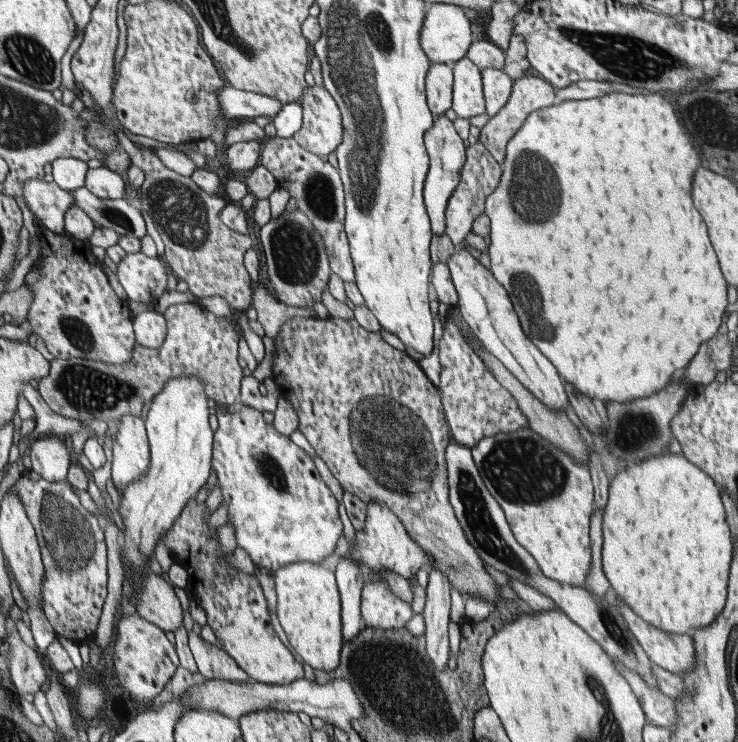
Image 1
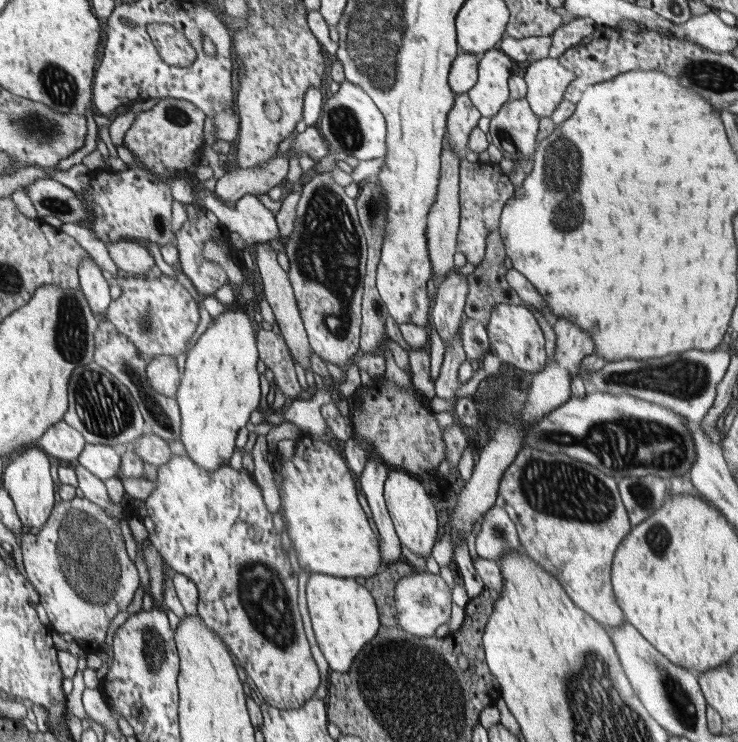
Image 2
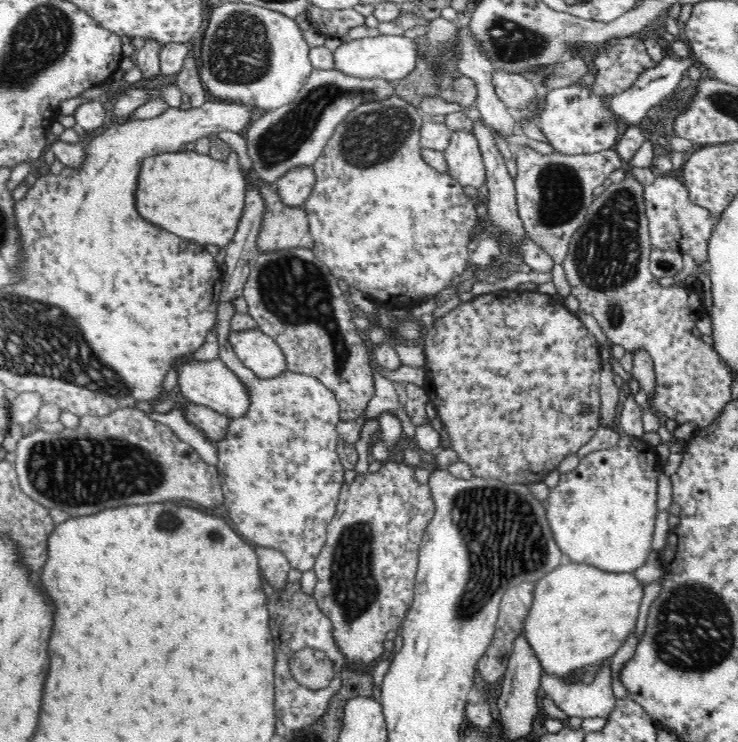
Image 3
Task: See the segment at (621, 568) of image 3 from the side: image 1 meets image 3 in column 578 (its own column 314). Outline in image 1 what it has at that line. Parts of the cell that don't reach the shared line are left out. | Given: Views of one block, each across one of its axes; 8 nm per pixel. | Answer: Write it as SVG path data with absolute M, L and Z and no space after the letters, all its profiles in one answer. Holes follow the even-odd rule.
M237 401L234 404L218 403L217 414L219 427L216 430L216 442L213 443L213 467L214 470L216 470L216 476L218 476L216 484L221 486L224 497L221 505L228 505L228 523L235 526L237 546L248 552L255 567L269 569L271 572L276 572L278 569L288 564L297 562L320 563L326 556L330 556L330 554L334 552L334 548L336 548L340 536L342 536L344 526L342 526L340 514L338 514L338 500L332 496L330 488L324 484L320 472L318 472L316 466L314 466L314 460L310 458L310 455L303 448L294 444L291 438L282 435L278 430L274 430L274 426L264 424L264 420L262 420L262 411L258 411Z

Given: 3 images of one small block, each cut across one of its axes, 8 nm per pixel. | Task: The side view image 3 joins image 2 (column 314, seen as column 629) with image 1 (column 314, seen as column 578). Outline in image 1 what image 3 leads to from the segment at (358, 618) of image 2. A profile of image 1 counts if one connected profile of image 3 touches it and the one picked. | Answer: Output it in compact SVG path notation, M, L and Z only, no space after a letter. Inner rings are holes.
M310 562L288 564L272 573L277 594L276 615L294 652L316 670L339 670L344 629L336 573L324 568L320 563Z

